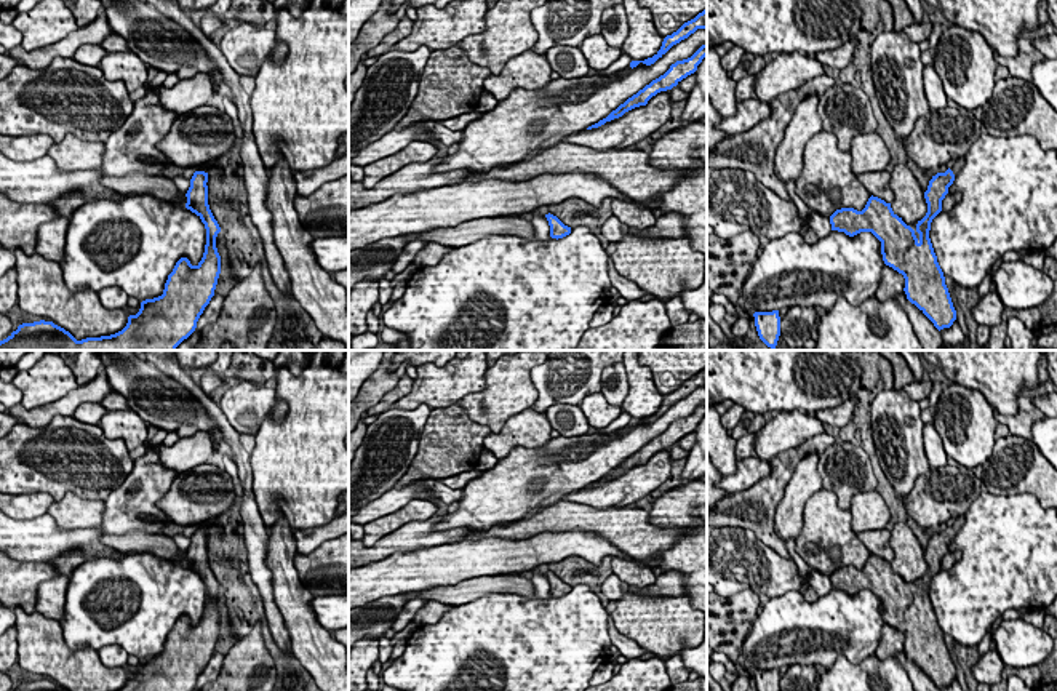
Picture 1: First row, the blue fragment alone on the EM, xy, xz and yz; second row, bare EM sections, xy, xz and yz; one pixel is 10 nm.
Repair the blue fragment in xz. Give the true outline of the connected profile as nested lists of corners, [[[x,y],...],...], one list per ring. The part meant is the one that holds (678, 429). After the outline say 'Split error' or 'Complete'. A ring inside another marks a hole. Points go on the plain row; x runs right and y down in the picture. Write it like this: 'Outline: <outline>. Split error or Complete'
Outline: [[[702,403],[691,416],[676,419],[675,422],[672,422],[670,427],[664,433],[652,438],[649,443],[646,443],[643,448],[640,448],[636,453],[628,456],[624,462],[620,462],[616,469],[612,469],[606,477],[588,485],[587,488],[598,486],[598,485],[604,483],[606,480],[622,475],[625,470],[628,470],[635,465],[646,464],[652,454],[656,454],[660,449],[672,448],[683,437],[694,432],[697,429],[697,424],[702,421],[702,417],[705,414],[707,414],[707,403]]]. Complete

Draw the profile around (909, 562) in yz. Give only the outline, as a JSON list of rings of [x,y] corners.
[[[897,521],[891,529],[889,545],[894,550],[891,566],[911,587],[926,574],[924,549],[911,528]]]

